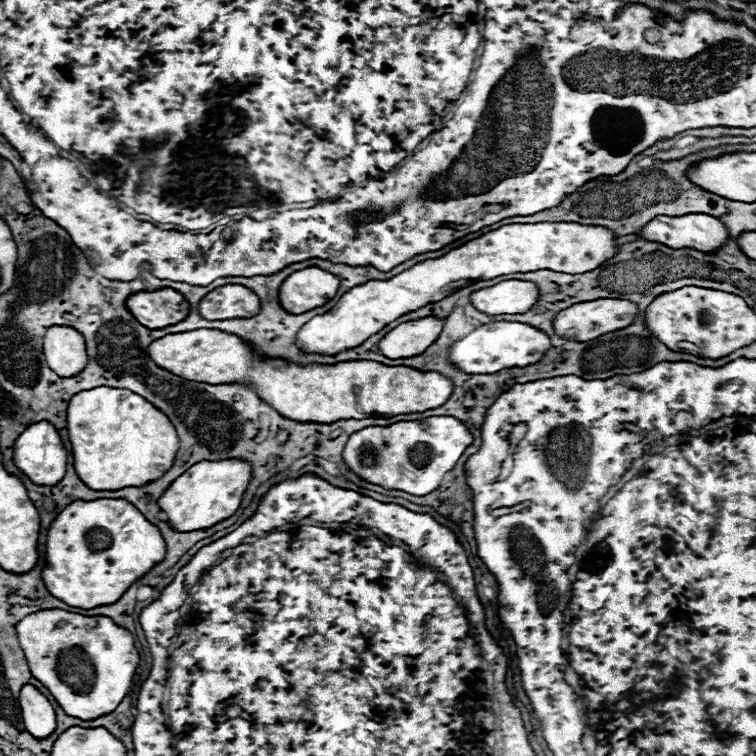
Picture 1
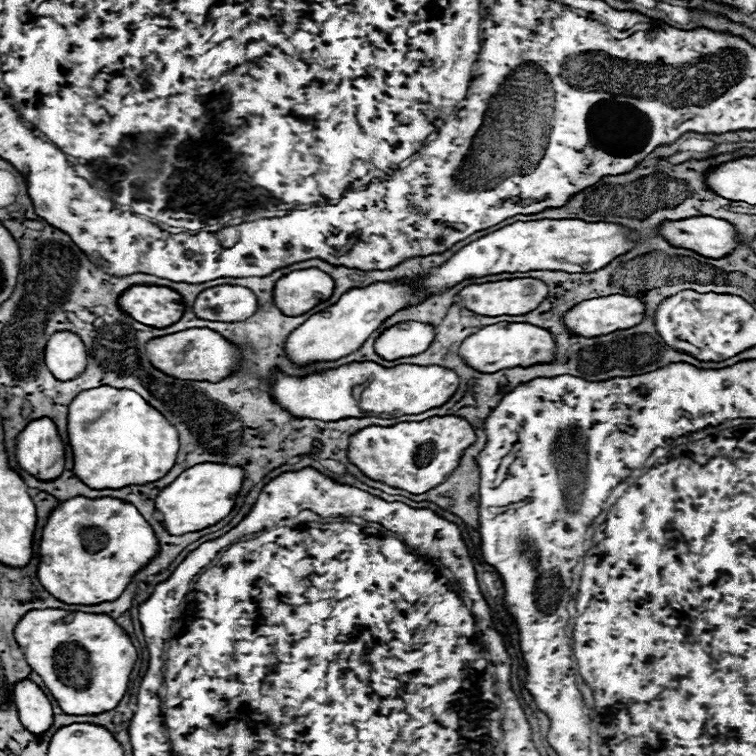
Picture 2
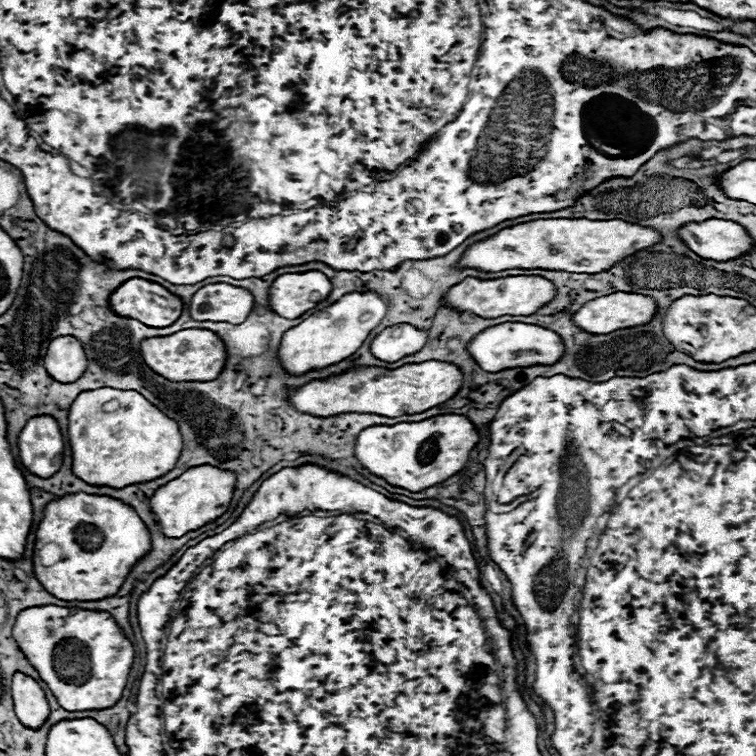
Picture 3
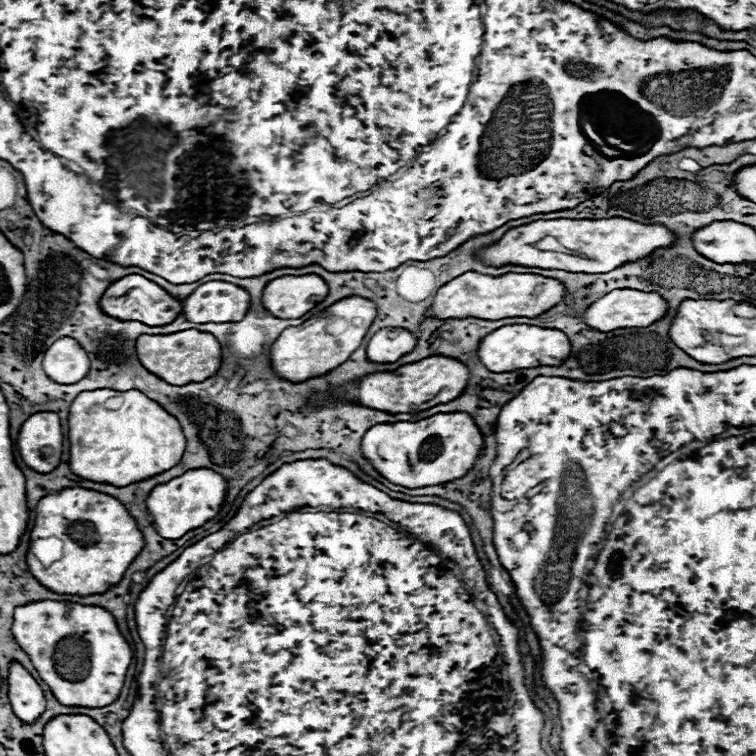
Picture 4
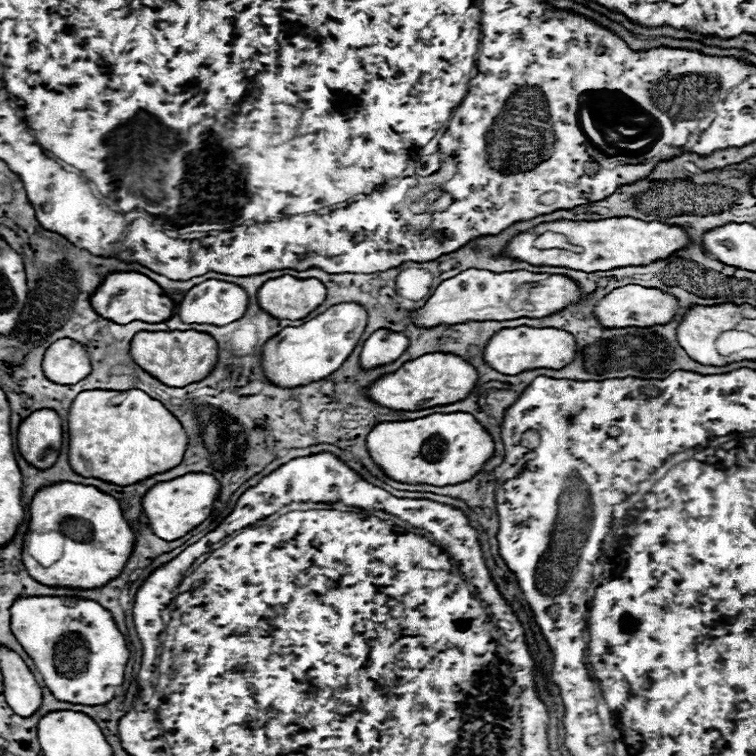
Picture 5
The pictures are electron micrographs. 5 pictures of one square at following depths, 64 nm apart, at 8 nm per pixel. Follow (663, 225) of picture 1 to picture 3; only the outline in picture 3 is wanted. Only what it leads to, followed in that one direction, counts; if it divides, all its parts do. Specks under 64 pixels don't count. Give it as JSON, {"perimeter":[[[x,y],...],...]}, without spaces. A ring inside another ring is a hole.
{"perimeter":[[[718,218],[688,222],[676,230],[676,236],[706,260],[732,260],[752,246],[752,238],[740,224]]]}

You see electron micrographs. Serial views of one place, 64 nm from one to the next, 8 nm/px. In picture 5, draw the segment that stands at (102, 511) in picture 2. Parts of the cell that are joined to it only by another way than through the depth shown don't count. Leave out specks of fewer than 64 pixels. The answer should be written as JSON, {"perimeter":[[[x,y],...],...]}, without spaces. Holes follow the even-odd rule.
{"perimeter":[[[60,482],[42,488],[30,504],[30,530],[46,534],[58,532],[64,536],[64,552],[60,562],[44,568],[30,554],[24,552],[22,560],[30,576],[46,586],[62,586],[72,590],[102,588],[120,576],[124,564],[132,556],[136,534],[122,516],[116,498],[100,492],[94,486]]]}

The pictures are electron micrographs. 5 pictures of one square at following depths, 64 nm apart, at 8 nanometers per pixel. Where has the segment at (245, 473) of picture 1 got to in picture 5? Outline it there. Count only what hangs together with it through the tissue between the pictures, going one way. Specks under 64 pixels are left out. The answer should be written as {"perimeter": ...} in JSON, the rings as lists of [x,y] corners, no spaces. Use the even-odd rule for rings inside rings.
{"perimeter":[[[188,472],[186,476],[178,476],[168,482],[160,482],[152,486],[144,498],[144,514],[150,520],[152,532],[162,538],[162,540],[178,540],[198,524],[202,524],[214,510],[214,502],[218,500],[220,494],[220,484],[214,476],[206,472]]]}

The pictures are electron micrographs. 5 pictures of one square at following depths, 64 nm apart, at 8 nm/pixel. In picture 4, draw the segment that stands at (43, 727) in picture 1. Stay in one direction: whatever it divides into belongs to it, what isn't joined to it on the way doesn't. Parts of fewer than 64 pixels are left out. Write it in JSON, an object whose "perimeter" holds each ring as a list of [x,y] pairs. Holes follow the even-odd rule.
{"perimeter":[[[12,664],[8,672],[8,696],[14,714],[24,722],[32,724],[46,710],[46,698],[38,682],[20,666]]]}

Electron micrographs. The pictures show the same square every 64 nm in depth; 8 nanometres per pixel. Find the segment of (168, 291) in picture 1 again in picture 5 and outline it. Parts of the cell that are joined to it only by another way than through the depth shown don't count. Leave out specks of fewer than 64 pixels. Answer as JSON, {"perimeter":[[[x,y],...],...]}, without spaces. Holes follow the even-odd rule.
{"perimeter":[[[116,272],[106,276],[102,288],[94,292],[90,302],[102,318],[114,320],[116,324],[128,324],[134,320],[142,320],[148,324],[166,322],[174,316],[174,308],[176,308],[176,304],[166,296],[166,292],[154,280],[150,280],[140,272]]]}

